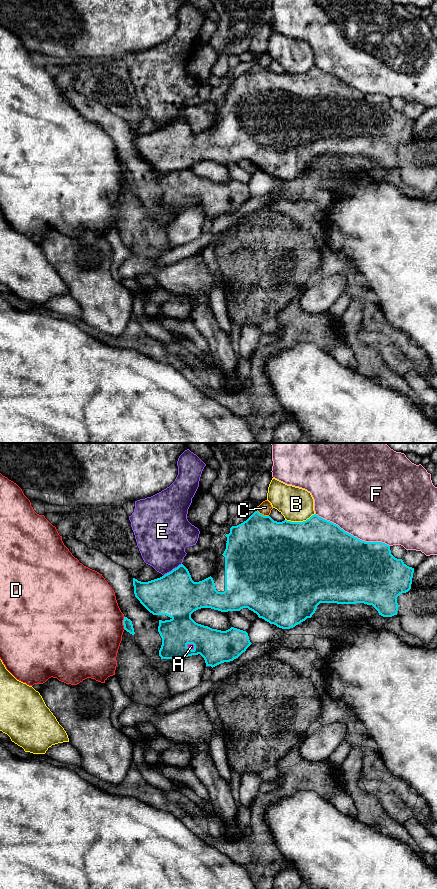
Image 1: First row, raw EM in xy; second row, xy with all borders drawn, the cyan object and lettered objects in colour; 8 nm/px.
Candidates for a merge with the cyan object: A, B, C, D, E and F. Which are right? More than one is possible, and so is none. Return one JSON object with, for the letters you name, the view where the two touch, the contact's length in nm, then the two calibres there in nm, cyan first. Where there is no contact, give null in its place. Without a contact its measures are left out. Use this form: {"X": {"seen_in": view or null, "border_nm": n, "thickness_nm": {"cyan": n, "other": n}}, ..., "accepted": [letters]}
{"A": {"seen_in": "xy", "border_nm": 80, "thickness_nm": {"cyan": 280, "other": 50}}, "accepted": ["A"]}

